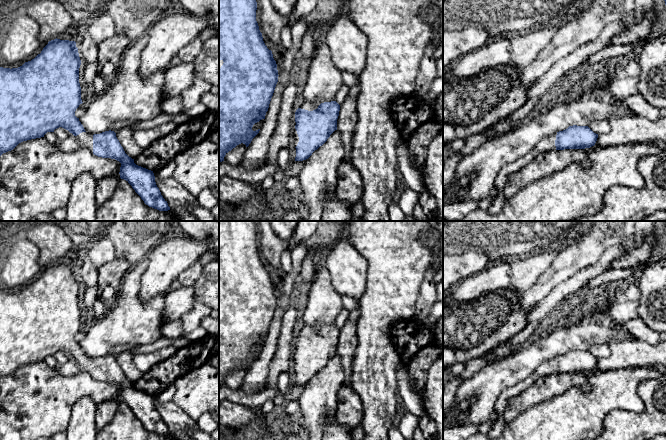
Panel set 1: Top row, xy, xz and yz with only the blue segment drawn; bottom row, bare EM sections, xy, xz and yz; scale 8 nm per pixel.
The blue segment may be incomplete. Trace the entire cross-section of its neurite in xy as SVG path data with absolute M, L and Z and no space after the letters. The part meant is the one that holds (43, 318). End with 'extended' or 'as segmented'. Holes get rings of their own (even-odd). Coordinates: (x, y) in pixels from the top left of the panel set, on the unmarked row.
M54 263L48 266L40 278L18 292L0 291L0 380L13 374L19 367L41 362L47 356L62 351L72 357L92 378L111 382L121 387L120 402L126 404L146 429L159 435L170 431L161 419L153 395L138 390L129 381L114 355L89 358L85 355L75 335L82 328L79 307L81 284L75 265Z; extended

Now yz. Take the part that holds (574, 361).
M573 349L542 363L532 375L514 386L506 388L500 394L494 408L494 411L498 414L498 419L487 435L492 439L497 439L502 435L505 425L503 411L509 399L532 385L538 378L554 374L590 372L595 369L597 362L598 358L594 357L588 350Z; extended

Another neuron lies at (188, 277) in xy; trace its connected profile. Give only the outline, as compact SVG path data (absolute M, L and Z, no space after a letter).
M197 261L184 270L178 277L181 287L193 287L203 271L203 266Z

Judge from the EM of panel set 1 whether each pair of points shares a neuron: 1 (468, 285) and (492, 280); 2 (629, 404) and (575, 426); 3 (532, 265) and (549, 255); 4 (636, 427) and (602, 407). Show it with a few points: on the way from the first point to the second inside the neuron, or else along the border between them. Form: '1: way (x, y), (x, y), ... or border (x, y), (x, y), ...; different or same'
1: way (474, 285), (486, 281); same
2: way (616, 403), (602, 403), (588, 417); same
3: way (536, 264), (545, 258); same
4: border (633, 411), (612, 410), (605, 418), (601, 429); different

